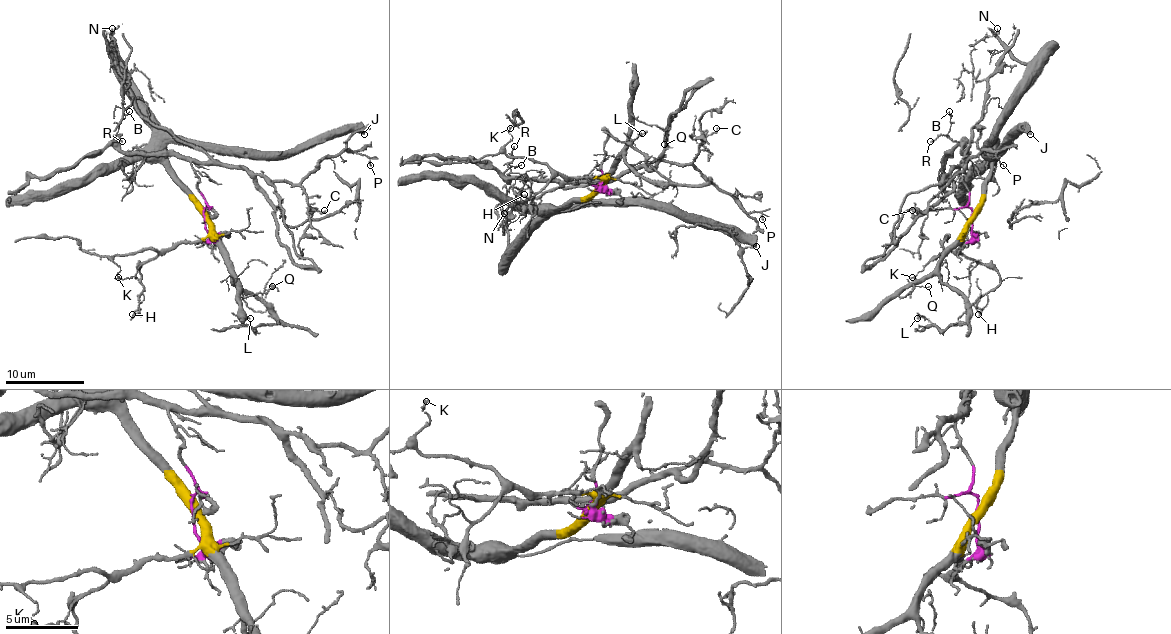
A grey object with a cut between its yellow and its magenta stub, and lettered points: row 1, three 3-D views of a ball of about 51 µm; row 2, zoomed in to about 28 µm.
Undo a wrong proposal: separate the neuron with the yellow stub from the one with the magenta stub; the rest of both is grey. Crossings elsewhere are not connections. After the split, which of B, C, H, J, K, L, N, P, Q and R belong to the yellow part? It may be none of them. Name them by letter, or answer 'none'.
H, J, K, L, Q

